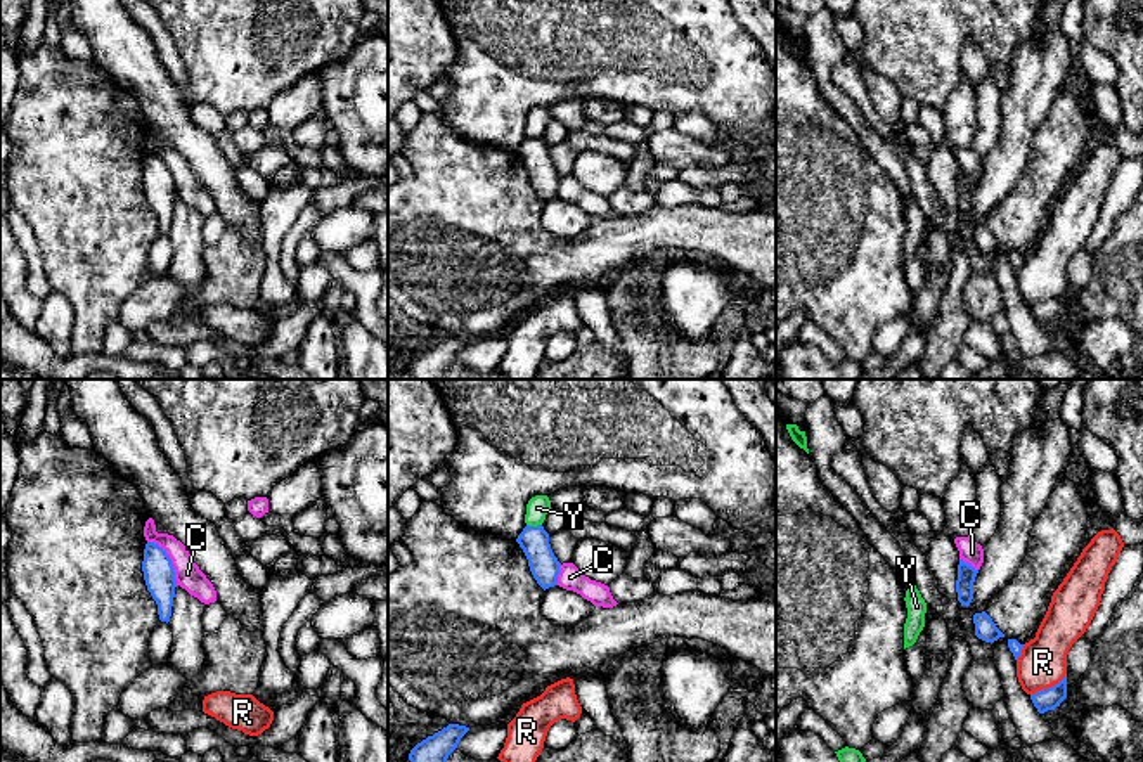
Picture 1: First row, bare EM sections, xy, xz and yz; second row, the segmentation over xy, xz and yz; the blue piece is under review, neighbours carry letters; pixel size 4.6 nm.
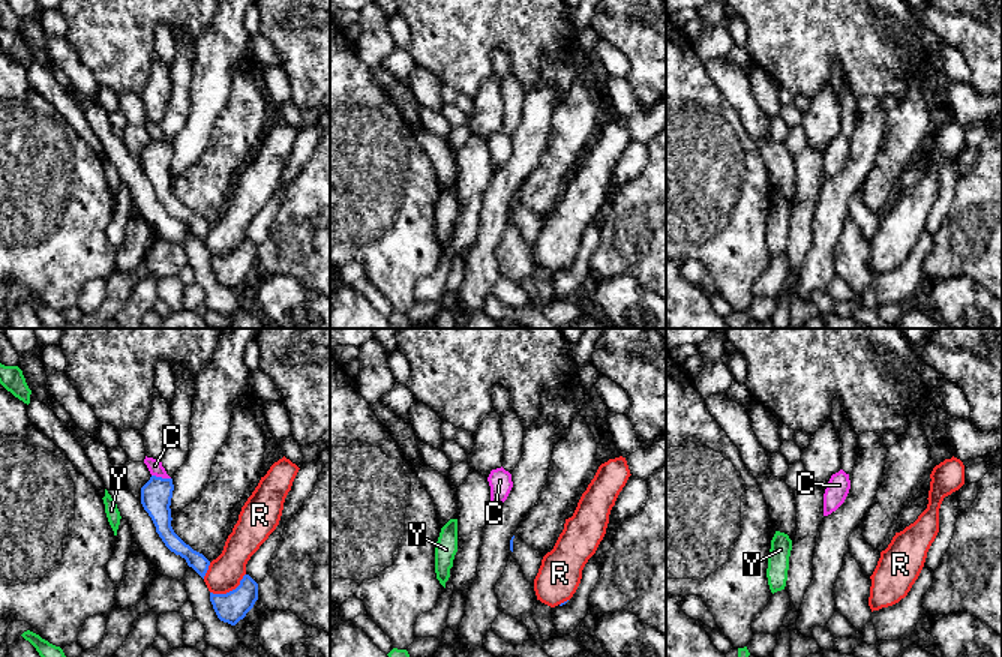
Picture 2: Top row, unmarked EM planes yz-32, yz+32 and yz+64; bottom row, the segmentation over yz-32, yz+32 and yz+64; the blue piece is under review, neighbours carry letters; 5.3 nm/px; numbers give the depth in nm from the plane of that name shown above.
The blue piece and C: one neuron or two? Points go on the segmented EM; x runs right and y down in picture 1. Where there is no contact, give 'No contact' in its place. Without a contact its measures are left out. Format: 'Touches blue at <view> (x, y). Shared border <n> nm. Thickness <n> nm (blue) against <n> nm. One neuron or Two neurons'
Touches blue at xy (170, 560). Shared border 240 nm. Thickness 140 nm (blue) against 120 nm. Two neurons

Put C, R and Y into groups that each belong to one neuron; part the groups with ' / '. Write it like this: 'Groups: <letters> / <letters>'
Groups: C / R / Y

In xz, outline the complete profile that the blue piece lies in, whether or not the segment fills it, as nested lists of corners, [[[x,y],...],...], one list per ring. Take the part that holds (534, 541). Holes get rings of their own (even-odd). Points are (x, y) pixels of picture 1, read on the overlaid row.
[[[542,525],[539,526],[525,526],[518,535],[516,542],[523,549],[530,572],[537,584],[546,591],[549,587],[558,585],[558,575],[561,563],[554,556],[549,533]]]

